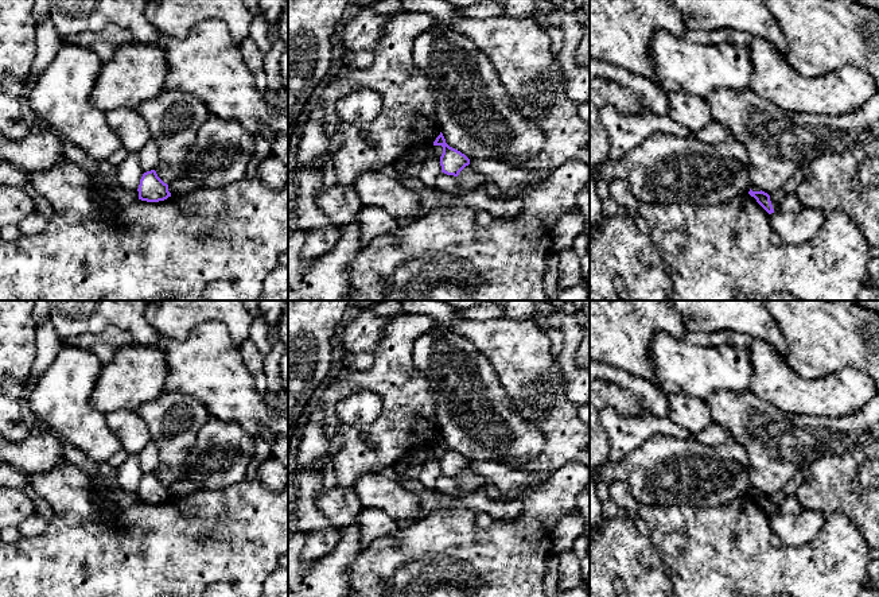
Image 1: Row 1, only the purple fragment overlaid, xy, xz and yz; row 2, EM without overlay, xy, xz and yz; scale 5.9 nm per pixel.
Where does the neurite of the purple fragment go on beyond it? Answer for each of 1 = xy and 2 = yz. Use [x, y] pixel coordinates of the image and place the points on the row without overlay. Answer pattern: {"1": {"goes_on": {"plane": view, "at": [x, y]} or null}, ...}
{"1": {"goes_on": null}, "2": {"goes_on": null}}

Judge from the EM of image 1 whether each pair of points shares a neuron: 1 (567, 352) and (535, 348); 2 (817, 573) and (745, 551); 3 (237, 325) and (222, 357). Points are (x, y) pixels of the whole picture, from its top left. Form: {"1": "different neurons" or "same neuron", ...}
{"1": "different neurons", "2": "same neuron", "3": "different neurons"}

